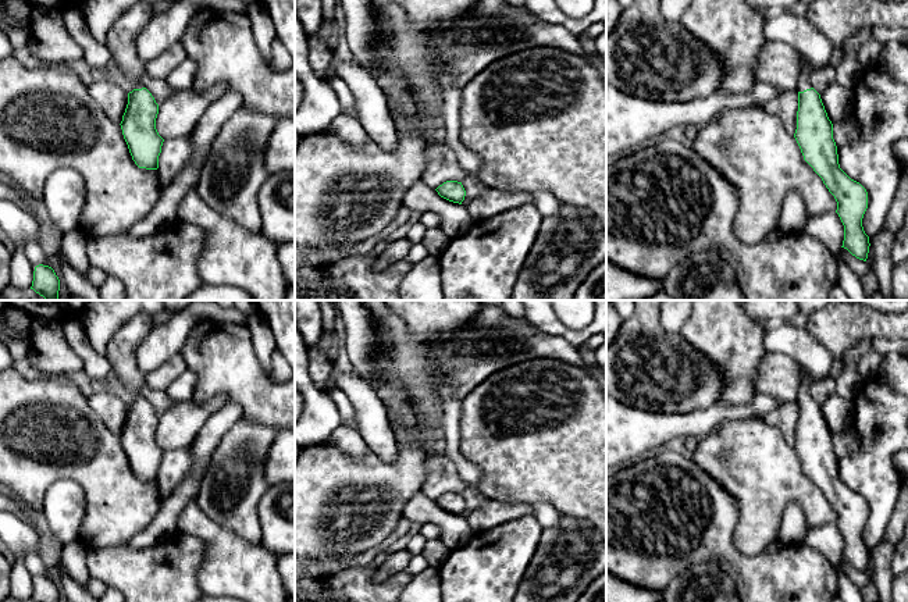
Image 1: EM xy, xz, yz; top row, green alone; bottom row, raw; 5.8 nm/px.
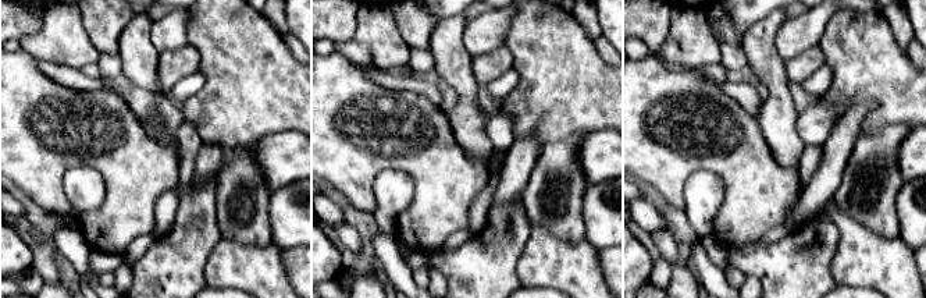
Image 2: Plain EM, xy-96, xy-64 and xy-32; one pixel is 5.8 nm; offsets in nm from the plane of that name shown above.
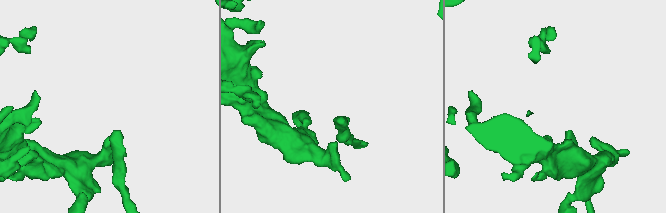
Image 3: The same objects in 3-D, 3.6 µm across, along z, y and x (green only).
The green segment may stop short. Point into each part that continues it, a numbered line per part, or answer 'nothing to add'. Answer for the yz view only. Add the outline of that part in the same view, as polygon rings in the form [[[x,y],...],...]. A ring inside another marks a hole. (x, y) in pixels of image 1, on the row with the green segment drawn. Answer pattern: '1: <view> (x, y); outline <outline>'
1: yz (804, 82); outline [[[806,65],[802,68],[802,72],[800,75],[798,85],[797,85],[797,92],[804,92],[804,90],[812,88],[812,85],[811,85],[812,72],[813,71],[812,71],[811,65]]]

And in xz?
nothing to add

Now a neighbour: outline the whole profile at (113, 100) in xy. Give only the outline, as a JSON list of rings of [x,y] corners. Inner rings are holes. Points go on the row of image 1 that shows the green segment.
[[[93,81],[88,90],[106,115],[114,122],[121,124],[128,104],[128,93],[108,81]]]

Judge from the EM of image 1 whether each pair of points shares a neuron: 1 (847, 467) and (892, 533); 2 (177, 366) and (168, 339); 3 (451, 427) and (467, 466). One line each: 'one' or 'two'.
1: two
2: two
3: one

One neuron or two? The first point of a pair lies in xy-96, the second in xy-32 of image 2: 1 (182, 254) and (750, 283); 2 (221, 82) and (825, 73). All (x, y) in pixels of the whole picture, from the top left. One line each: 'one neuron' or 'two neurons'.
1: two neurons
2: two neurons

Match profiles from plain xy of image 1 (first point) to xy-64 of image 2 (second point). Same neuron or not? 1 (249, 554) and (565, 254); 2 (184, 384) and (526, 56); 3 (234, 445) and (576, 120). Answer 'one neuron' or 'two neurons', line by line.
1: one neuron
2: two neurons
3: two neurons

